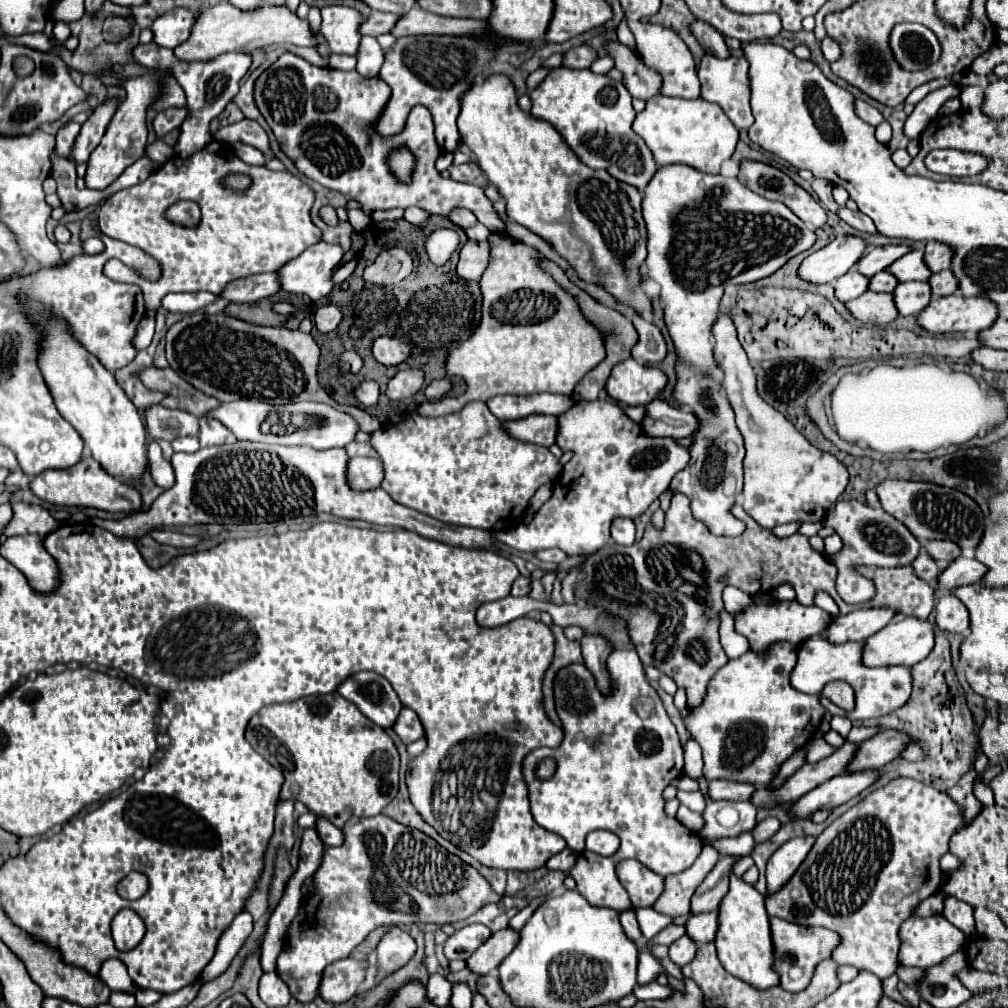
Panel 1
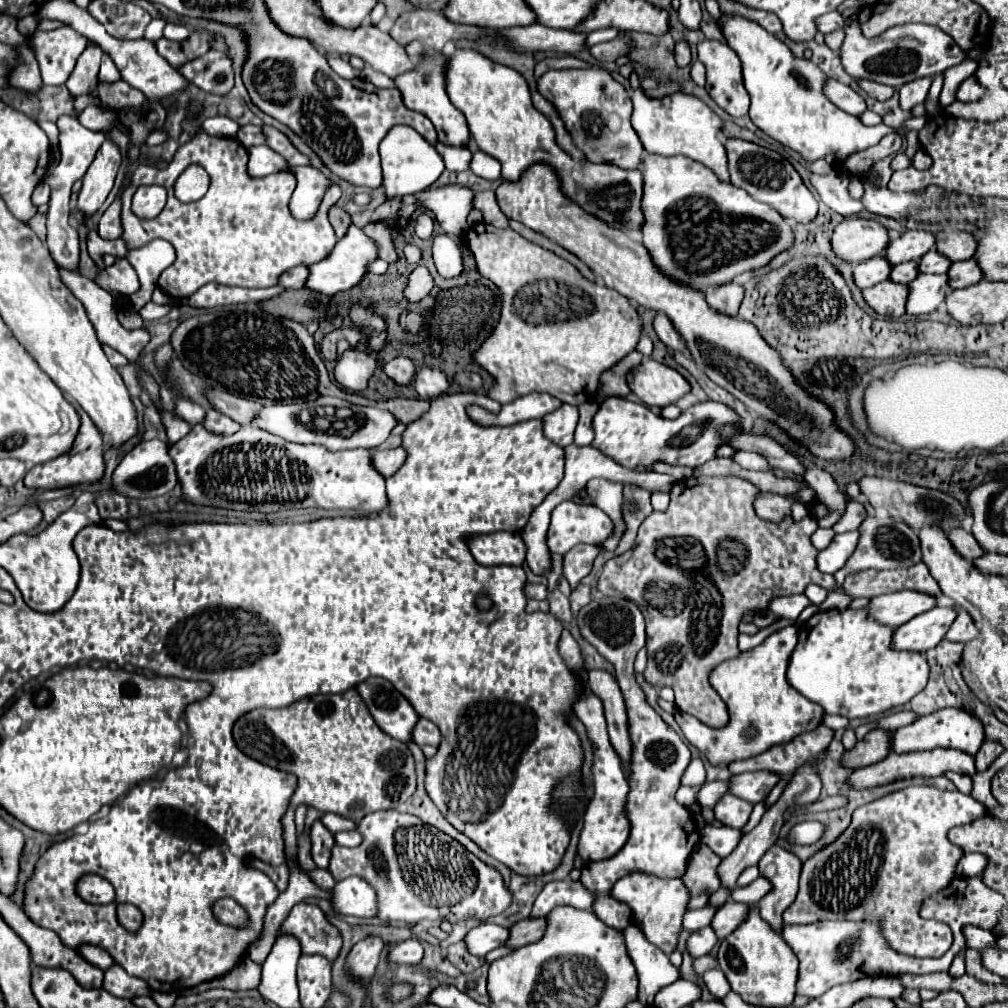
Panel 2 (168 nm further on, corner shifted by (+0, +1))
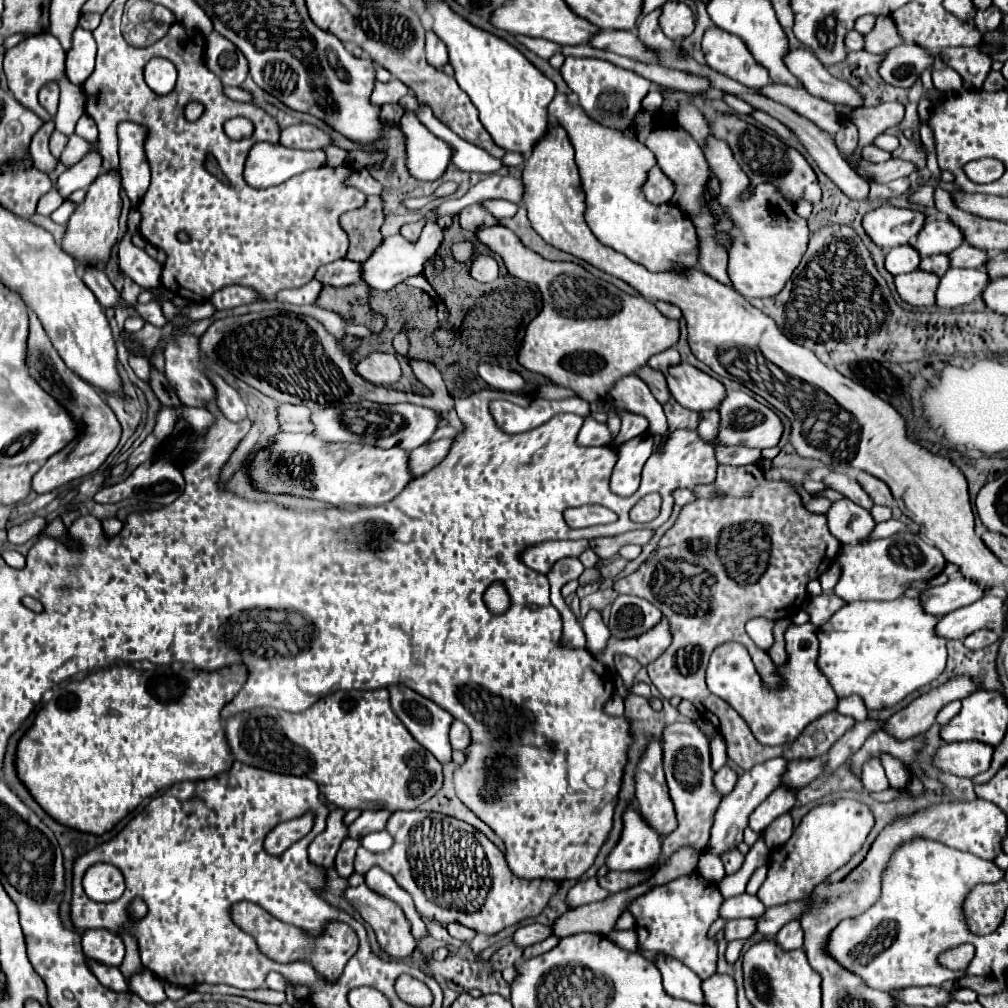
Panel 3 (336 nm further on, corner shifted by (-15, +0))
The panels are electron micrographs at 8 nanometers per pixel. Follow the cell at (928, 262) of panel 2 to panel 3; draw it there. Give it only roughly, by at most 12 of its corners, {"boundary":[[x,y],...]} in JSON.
{"boundary":[[962,243],[950,253],[952,267],[984,267],[988,253]]}

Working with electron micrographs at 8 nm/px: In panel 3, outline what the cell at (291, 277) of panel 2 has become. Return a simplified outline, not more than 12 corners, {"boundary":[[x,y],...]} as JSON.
{"boundary":[[362,263],[322,265],[316,279],[334,287],[360,283]]}

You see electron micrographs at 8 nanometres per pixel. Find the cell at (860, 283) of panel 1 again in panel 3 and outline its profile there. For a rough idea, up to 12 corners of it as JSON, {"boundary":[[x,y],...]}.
{"boundary":[[912,245],[888,251],[886,269],[892,275],[918,269],[920,253]]}

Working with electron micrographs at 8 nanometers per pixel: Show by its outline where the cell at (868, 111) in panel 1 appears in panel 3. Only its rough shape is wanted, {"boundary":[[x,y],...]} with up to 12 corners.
{"boundary":[[808,49],[784,63],[804,89],[828,103],[862,107],[862,95],[832,77]]}

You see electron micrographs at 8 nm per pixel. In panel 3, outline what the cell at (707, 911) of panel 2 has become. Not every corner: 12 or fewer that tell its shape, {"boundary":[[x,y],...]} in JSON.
{"boundary":[[748,893],[722,903],[720,917],[762,917],[764,903]]}

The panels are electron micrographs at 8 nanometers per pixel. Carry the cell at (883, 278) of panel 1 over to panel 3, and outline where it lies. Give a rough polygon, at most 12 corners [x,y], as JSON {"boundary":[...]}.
{"boundary":[[948,255],[924,257],[920,269],[942,277],[950,269]]}

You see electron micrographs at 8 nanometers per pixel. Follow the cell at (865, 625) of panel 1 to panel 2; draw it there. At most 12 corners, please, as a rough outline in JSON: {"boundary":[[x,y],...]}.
{"boundary":[[913,590],[871,598],[865,610],[897,628],[933,608],[937,598]]}

